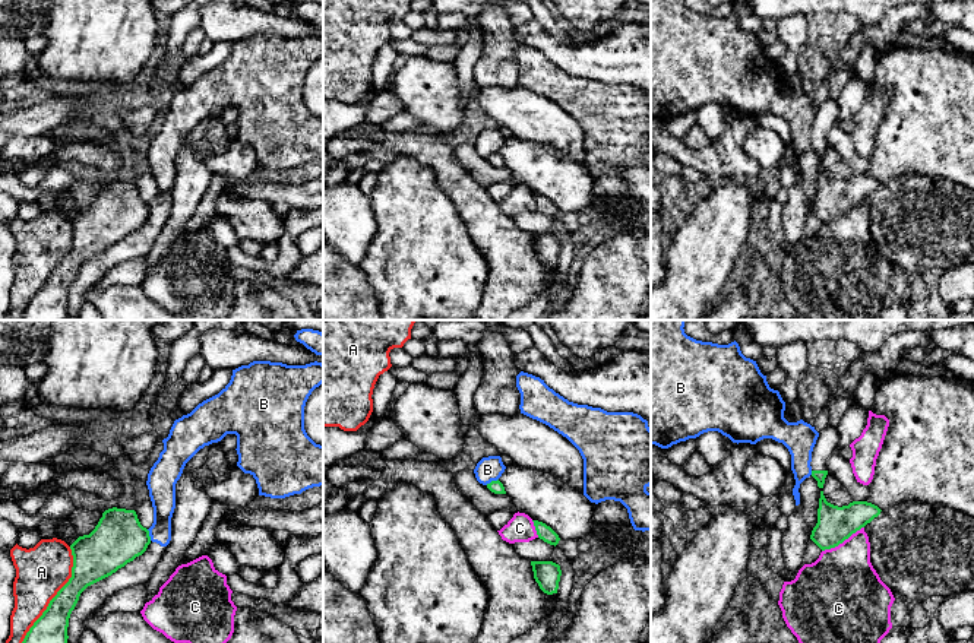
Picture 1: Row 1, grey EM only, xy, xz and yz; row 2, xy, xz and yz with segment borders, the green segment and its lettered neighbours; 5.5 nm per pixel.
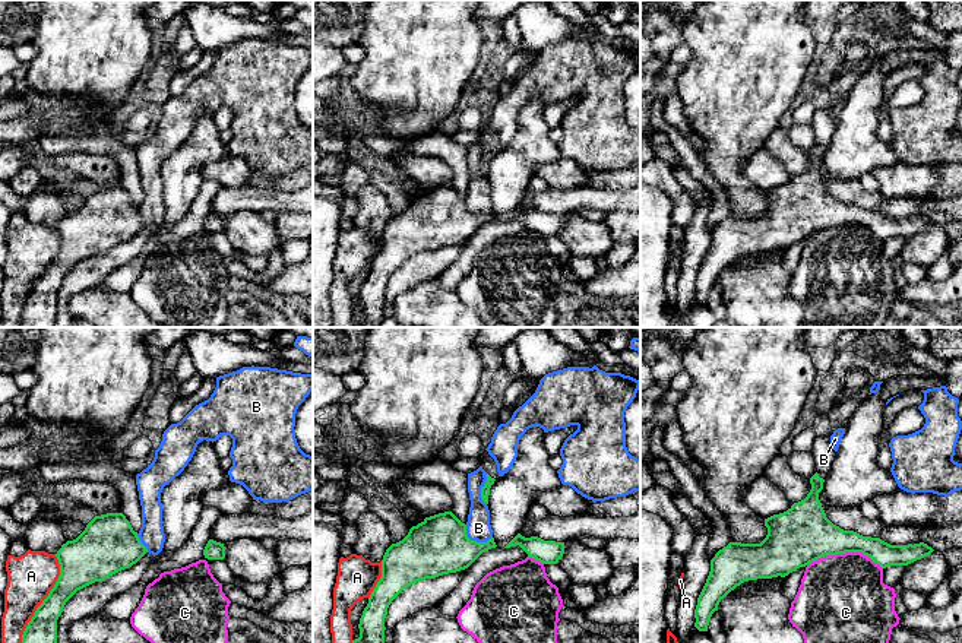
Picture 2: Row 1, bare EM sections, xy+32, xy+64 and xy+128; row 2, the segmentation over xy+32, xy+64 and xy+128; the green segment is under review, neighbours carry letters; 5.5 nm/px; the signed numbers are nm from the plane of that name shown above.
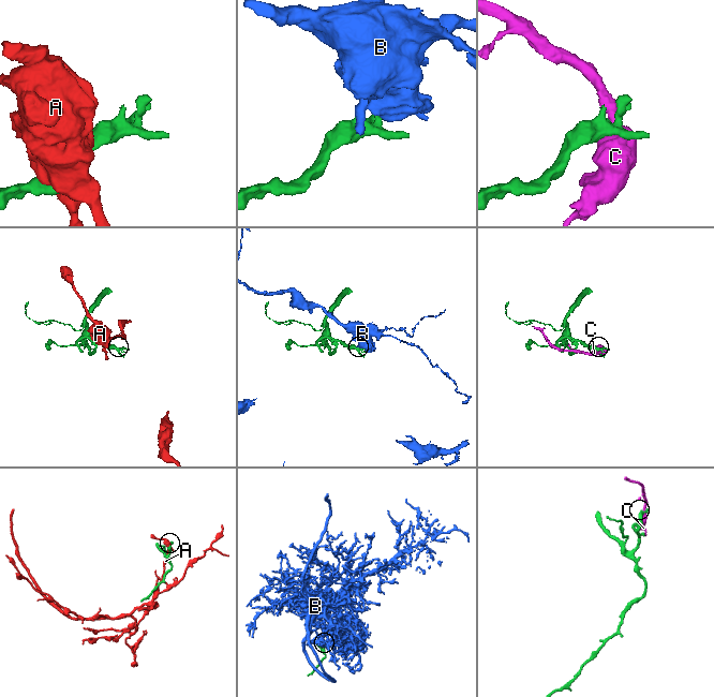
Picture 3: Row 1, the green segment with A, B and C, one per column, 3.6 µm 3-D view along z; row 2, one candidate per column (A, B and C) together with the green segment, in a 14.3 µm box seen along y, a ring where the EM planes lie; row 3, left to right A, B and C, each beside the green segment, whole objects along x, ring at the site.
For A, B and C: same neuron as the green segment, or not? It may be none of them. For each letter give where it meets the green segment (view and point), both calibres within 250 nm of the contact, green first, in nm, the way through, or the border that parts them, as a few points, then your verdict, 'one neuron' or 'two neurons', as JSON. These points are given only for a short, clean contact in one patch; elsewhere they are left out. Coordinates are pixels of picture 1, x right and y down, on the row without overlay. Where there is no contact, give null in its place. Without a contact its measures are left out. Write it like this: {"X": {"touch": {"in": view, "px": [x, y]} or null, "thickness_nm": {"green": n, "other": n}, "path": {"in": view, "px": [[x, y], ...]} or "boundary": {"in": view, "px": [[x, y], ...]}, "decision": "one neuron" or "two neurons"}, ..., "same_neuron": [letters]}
{"A": {"touch": {"in": "xy", "px": [54, 269]}, "thickness_nm": {"green": 220, "other": 280}, "decision": "two neurons"}, "B": {"touch": {"in": "xz", "px": [492, 154]}, "thickness_nm": {"green": 70, "other": 140}, "boundary": {"in": "xz", "px": [[497, 151], [486, 157]]}, "decision": "two neurons"}, "C": {"touch": {"in": "yz", "px": [843, 214]}, "thickness_nm": {"green": 200, "other": 400}, "decision": "two neurons"}, "same_neuron": []}

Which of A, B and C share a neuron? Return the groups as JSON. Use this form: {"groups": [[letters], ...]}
{"groups": [["A"], ["B"], ["C"]]}

